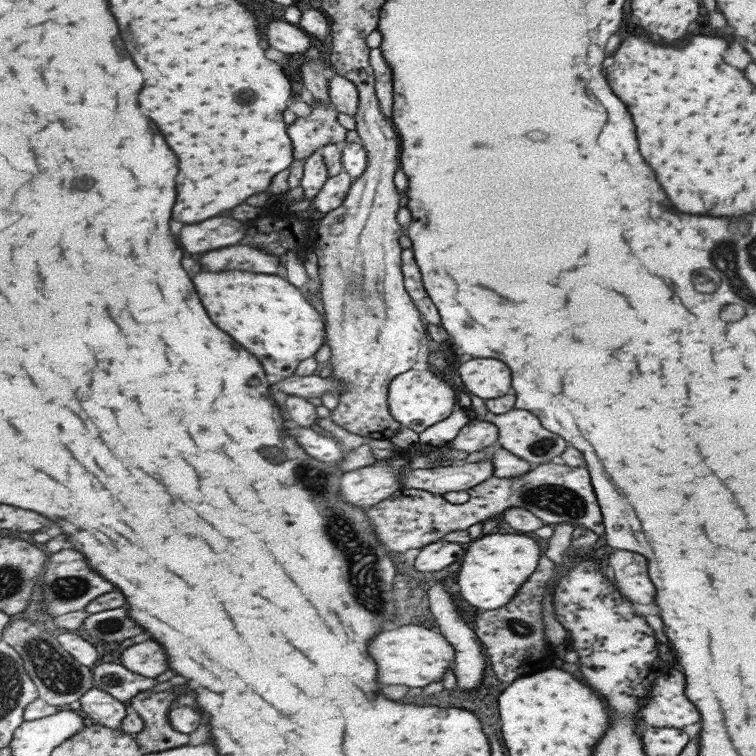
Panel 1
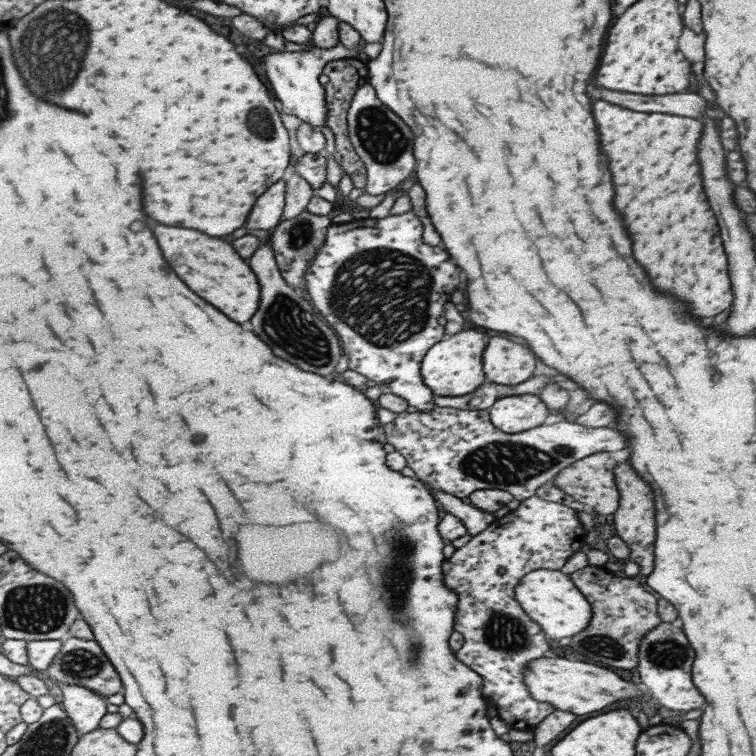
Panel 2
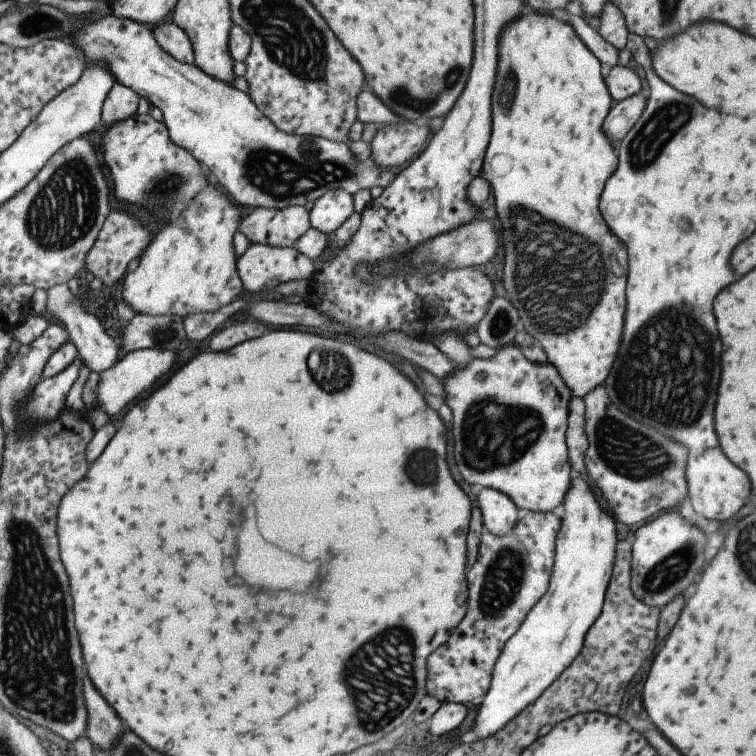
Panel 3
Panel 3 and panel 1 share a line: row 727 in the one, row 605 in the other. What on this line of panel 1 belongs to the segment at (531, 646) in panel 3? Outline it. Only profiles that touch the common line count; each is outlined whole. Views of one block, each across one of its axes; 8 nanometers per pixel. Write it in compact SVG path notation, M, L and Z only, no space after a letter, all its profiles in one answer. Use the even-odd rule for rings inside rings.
M490 533L472 540L464 554L458 575L460 597L478 610L490 611L507 606L536 570L542 554L541 548L531 534Z

